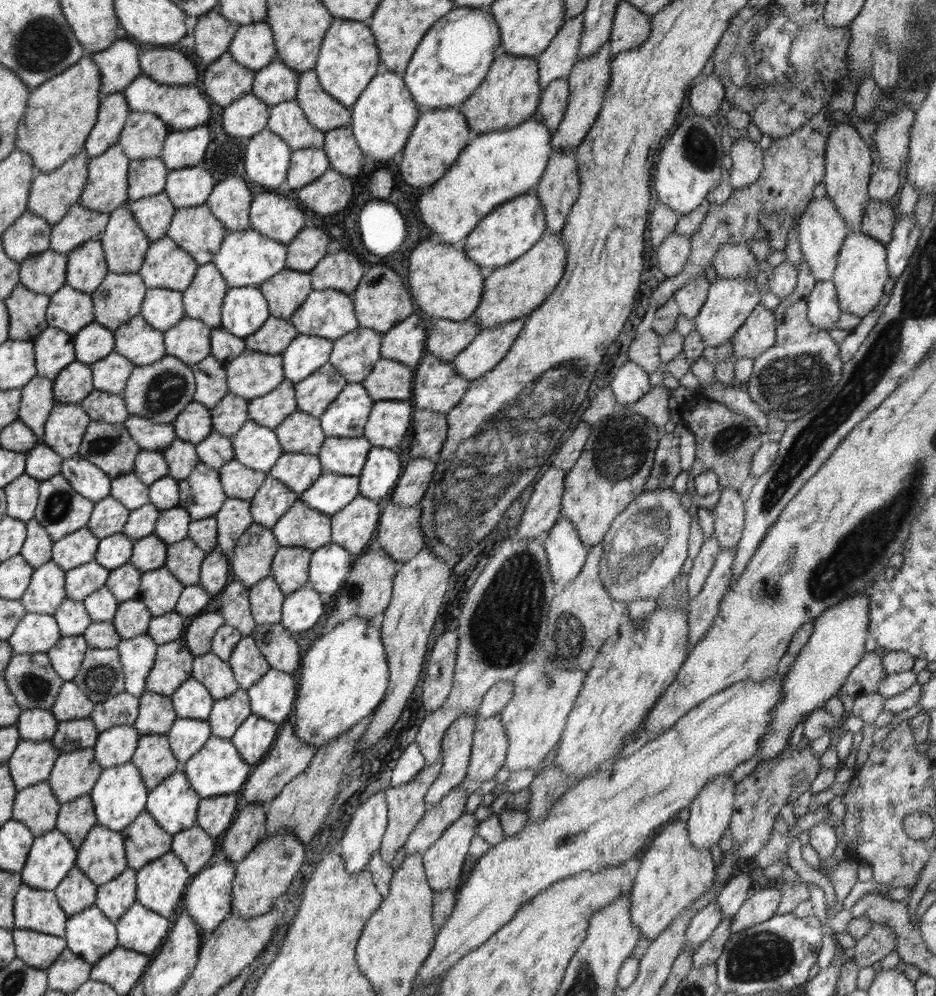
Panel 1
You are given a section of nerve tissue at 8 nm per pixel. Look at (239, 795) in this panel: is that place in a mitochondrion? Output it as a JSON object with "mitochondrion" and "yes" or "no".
{"mitochondrion":"no"}

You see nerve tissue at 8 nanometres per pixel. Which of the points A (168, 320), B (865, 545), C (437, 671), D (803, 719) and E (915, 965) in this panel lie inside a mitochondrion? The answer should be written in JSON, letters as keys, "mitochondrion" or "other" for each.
{"A":"other","B":"mitochondrion","C":"other","D":"other","E":"other"}

